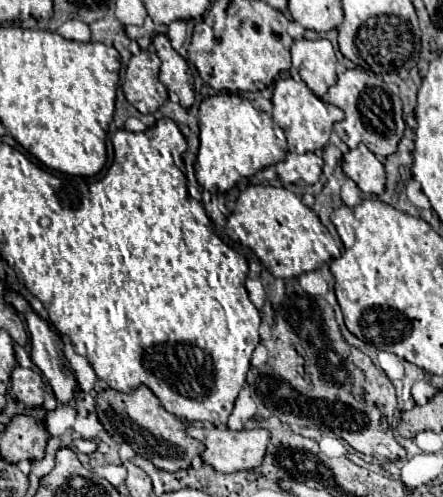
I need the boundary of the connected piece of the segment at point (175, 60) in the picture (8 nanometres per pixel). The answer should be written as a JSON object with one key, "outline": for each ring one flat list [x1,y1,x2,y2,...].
{"outline":[[156,34,152,38,152,44,156,48,158,58,162,60,158,78,170,92,174,92,180,98,180,104,184,108,190,108,194,102,194,86,188,76,190,68,186,60,170,46,170,40,164,34]]}

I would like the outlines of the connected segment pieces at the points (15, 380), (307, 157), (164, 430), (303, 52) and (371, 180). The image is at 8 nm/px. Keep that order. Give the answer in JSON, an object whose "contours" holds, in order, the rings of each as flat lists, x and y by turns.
{"contours":[[[16,366,12,372,12,392,18,402,24,402,28,408,42,406,44,400,44,380,36,370]],[[314,152,289,153,276,165,276,171,283,184,312,185,320,180,322,158]],[[138,386,130,394,122,394,112,388,98,392,96,394,96,414,98,414,104,430,116,442,132,444,136,454,148,458,160,470,174,472,180,468,188,468,192,458,202,452,202,444,186,434,186,430,184,430,186,422,182,422,180,418,166,412,162,408,160,400,146,386]],[[296,40,292,64,298,64,302,80,320,98,336,84,336,54,328,40]],[[360,144,358,148,344,154,342,170,348,178,352,178,356,182,356,186,364,194,380,196,384,192,384,186,386,186,384,166,364,144]]]}

